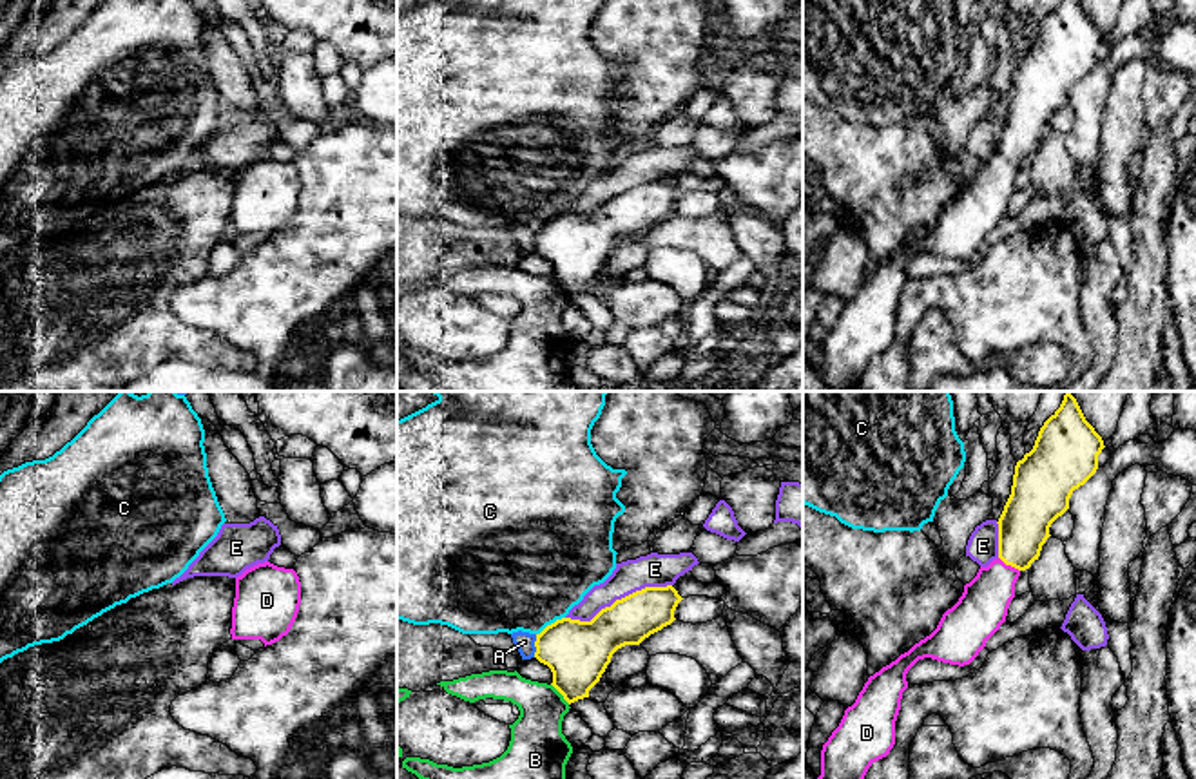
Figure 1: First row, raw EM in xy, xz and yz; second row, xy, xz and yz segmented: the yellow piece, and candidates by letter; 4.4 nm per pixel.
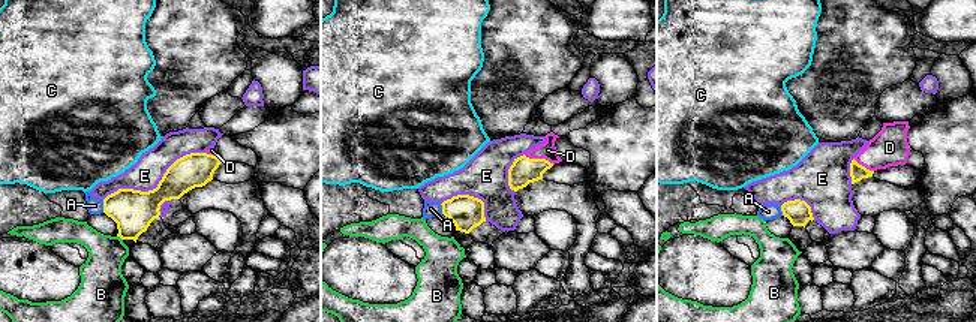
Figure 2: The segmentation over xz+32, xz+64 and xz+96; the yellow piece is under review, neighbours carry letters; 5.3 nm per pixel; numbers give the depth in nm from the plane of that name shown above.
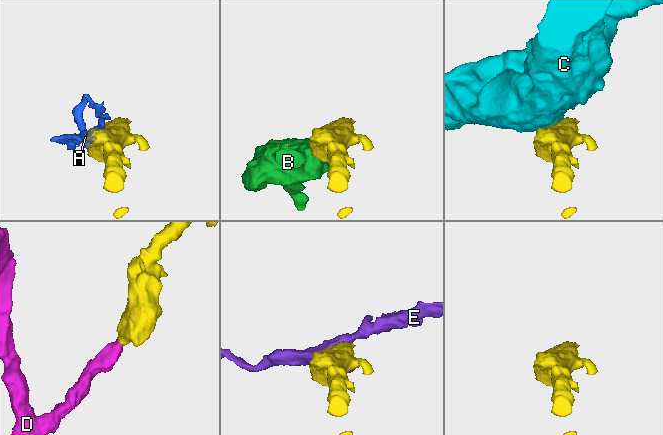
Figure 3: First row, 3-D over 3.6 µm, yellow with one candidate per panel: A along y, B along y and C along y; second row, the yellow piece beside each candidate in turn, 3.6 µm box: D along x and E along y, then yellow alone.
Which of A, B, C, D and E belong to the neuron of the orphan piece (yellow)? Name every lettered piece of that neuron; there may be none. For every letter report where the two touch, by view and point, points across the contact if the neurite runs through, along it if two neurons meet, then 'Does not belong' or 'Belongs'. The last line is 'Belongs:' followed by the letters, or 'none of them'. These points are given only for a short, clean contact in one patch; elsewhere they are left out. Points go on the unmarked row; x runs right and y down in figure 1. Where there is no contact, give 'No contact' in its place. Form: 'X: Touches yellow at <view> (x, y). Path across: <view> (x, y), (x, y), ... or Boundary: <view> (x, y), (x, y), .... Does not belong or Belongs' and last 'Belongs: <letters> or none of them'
A: Touches yellow at xz (535, 240). Does not belong
B: Touches yellow at xz (560, 287). Does not belong
C: Touches yellow at xz (551, 218). Does not belong
D: Touches yellow at yz (1010, 158). Path across: yz (1024, 118), (1019, 142), (1010, 158), (983, 201). Belongs
E: Touches yellow at xz (618, 194). Does not belong
Belongs: D

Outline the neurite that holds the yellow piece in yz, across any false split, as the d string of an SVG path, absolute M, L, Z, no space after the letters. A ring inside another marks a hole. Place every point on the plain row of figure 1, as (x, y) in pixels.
M1060 0L1044 16L1033 43L1015 60L1011 89L997 116L998 152L988 161L980 161L977 170L964 179L959 196L942 208L930 230L868 272L855 297L844 304L839 321L823 339L821 370L817 373L832 391L850 391L868 362L893 342L895 315L902 286L908 283L908 264L924 252L959 261L969 259L1000 223L1015 192L1015 178L1020 167L1038 154L1042 139L1051 130L1051 118L1069 103L1073 85L1096 67L1098 49L1104 42L1102 31L1085 14L1080 0Z

